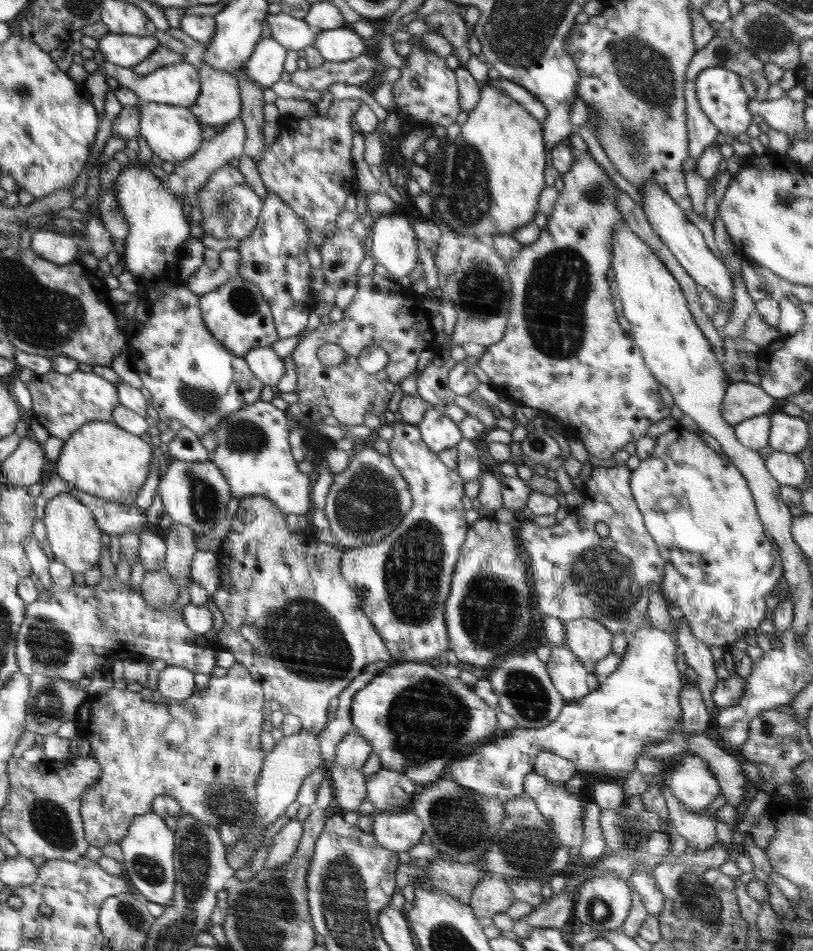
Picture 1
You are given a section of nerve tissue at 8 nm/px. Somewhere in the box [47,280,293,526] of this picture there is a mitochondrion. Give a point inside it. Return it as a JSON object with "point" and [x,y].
{"point":[204,401]}

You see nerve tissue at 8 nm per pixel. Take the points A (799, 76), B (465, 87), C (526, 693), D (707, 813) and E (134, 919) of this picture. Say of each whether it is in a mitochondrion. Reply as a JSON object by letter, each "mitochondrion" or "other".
{"A":"other","B":"other","C":"mitochondrion","D":"other","E":"mitochondrion"}

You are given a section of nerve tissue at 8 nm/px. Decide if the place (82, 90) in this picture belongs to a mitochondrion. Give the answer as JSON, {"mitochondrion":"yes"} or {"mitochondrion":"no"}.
{"mitochondrion":"no"}

